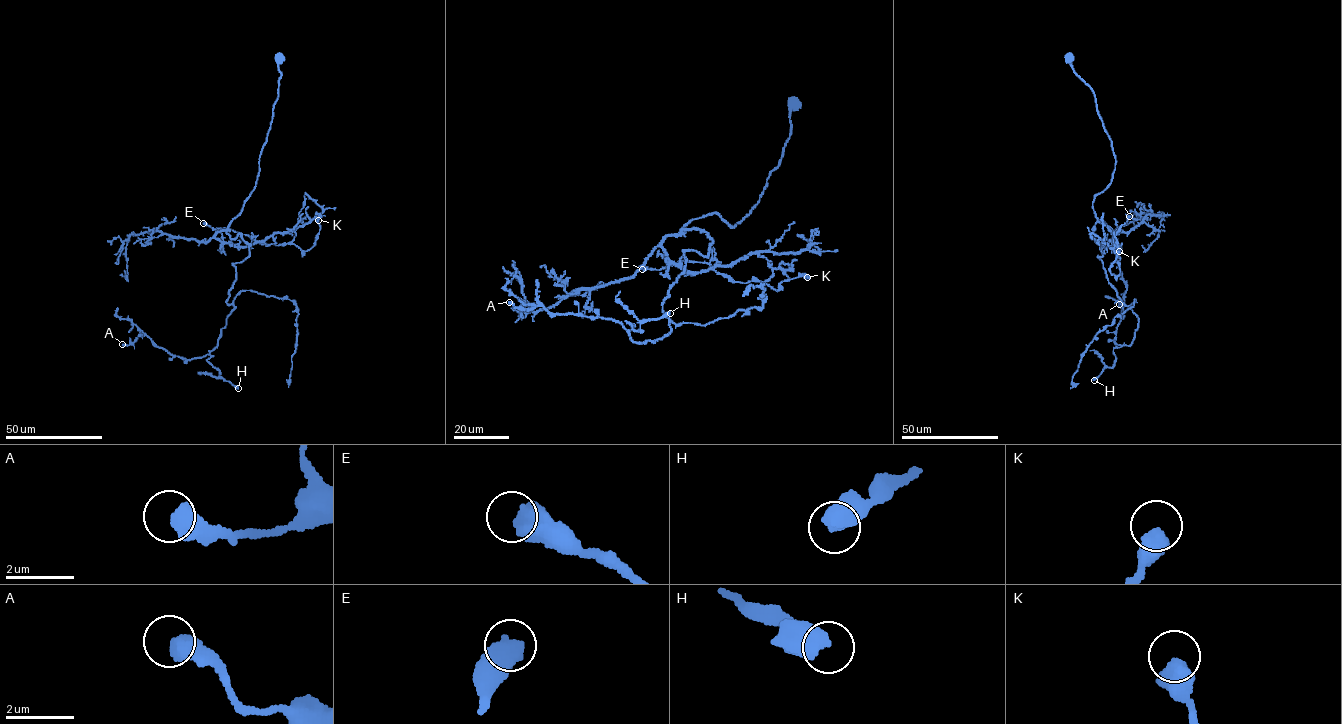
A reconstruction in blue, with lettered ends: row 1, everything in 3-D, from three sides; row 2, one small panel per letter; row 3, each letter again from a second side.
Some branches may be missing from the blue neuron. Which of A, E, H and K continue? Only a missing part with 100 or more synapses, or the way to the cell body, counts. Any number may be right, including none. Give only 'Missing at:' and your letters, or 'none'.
Missing at: E

